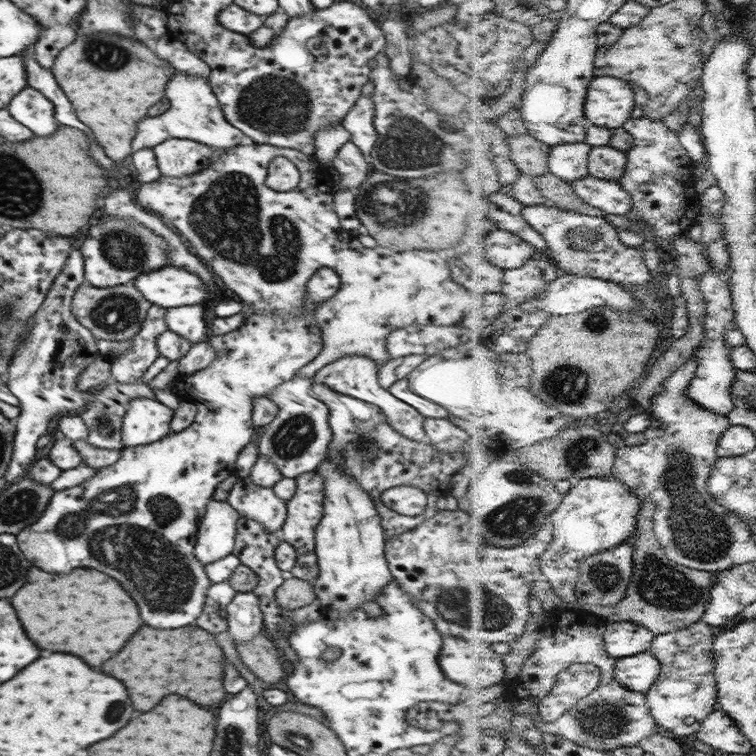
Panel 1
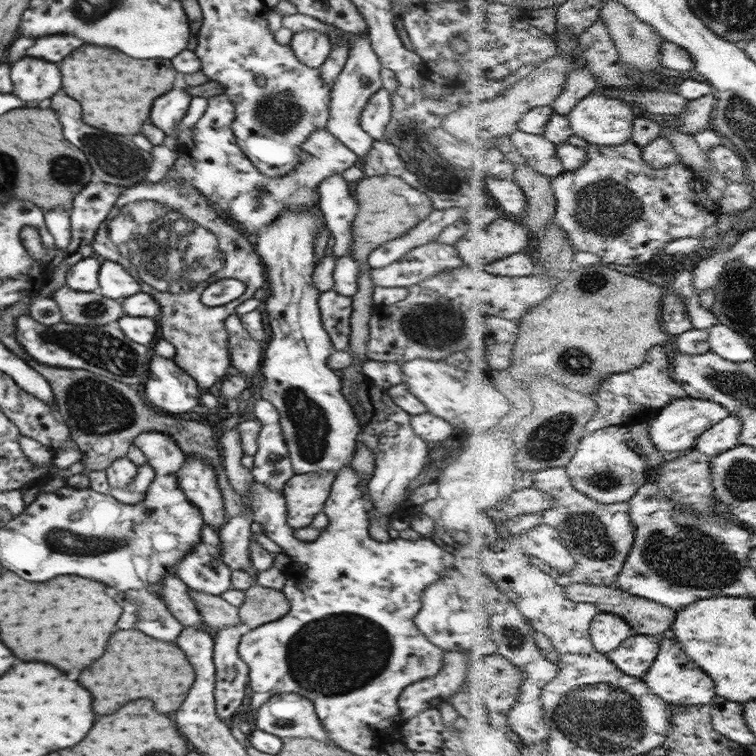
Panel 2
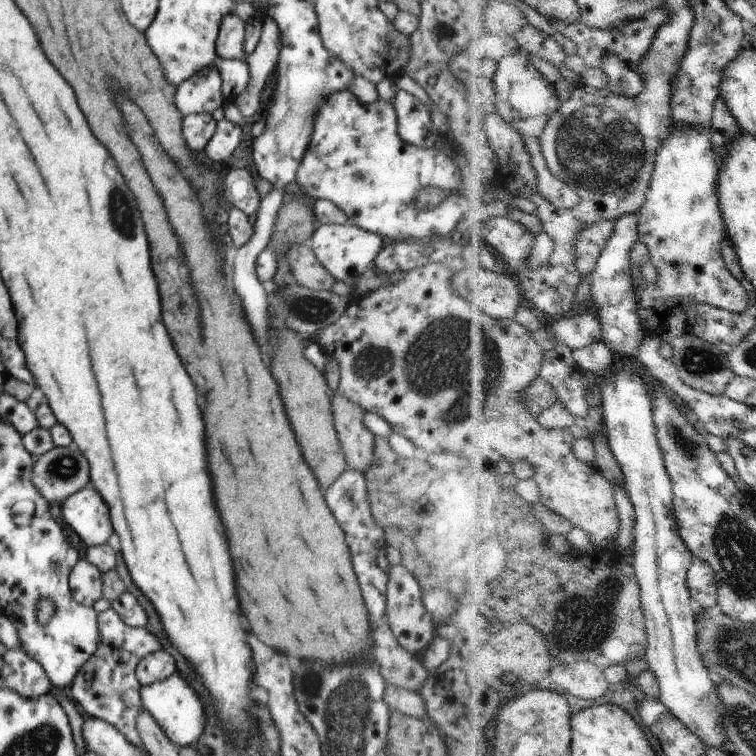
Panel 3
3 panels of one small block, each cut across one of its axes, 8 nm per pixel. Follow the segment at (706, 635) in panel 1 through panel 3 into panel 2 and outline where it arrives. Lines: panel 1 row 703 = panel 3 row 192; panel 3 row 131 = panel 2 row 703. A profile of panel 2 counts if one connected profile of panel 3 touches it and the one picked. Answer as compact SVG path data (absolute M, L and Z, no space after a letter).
M662 639L661 654L644 679L654 692L675 705L713 704L719 695L714 677L686 652L678 639Z

